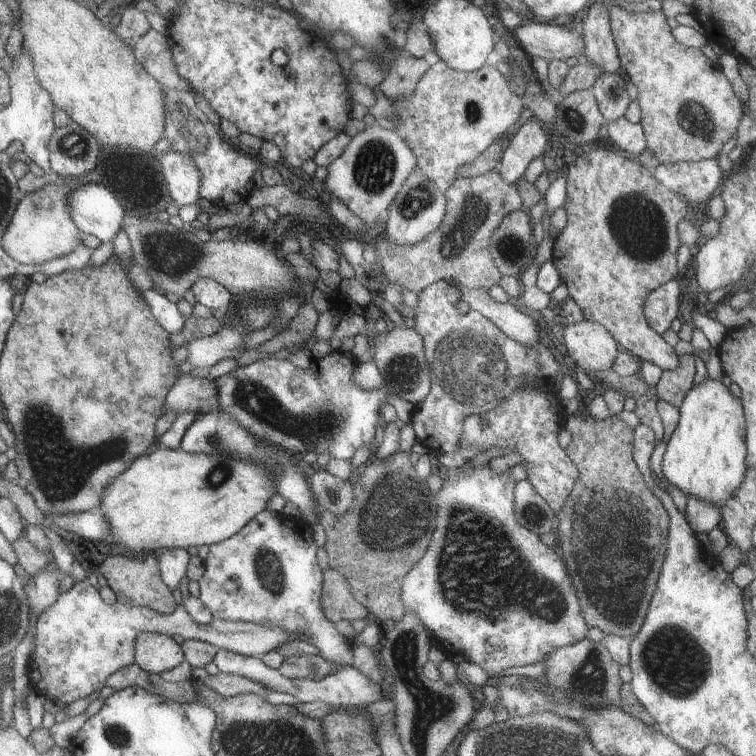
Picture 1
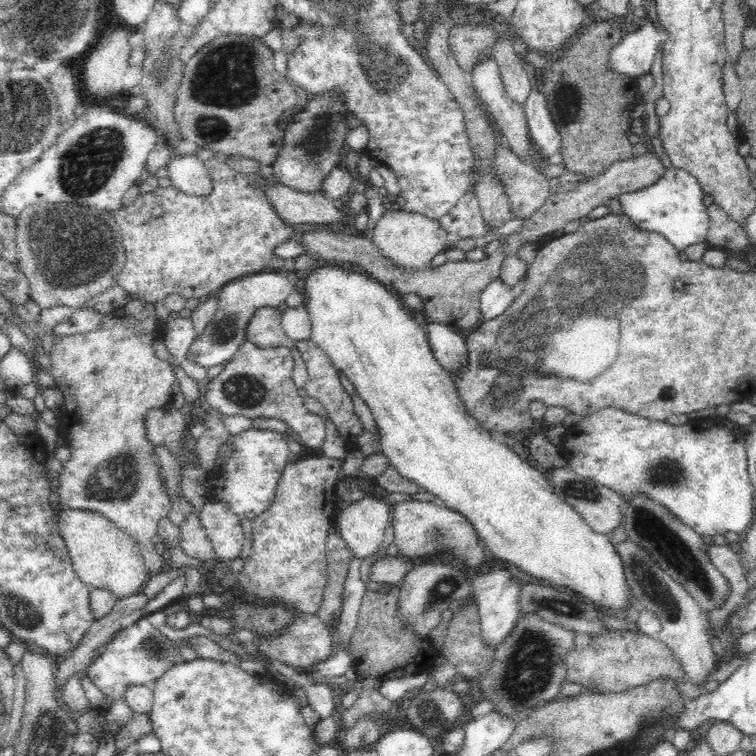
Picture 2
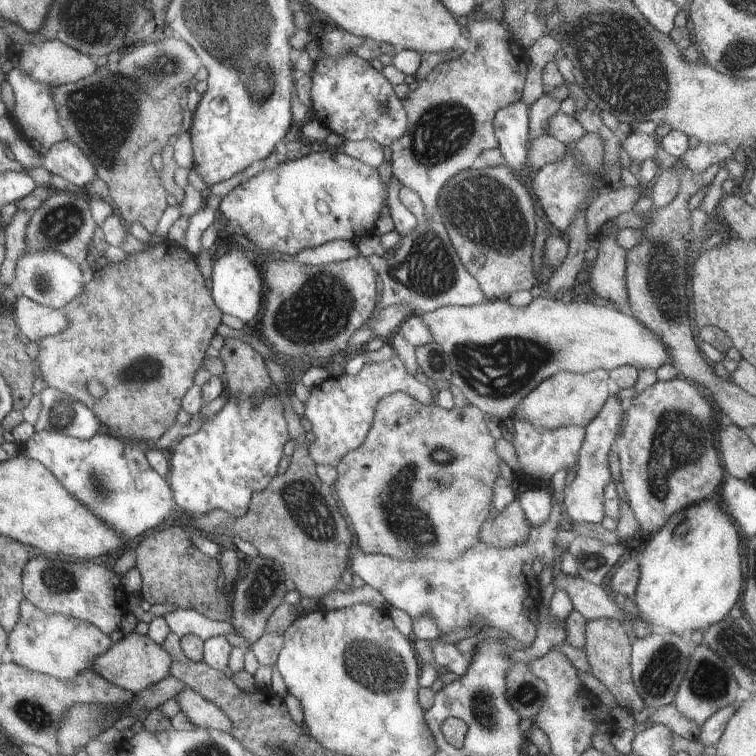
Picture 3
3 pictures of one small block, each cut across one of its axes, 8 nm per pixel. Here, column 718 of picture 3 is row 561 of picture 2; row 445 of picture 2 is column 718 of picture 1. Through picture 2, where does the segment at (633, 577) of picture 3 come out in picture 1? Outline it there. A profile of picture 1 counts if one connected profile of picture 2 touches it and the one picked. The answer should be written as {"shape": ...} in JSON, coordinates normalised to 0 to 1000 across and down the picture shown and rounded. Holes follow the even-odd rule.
{"shape":[[[934,499],[915,512],[899,538],[899,556],[878,599],[874,626],[910,655],[907,684],[921,705],[937,706],[954,696],[954,669],[976,648],[991,606],[981,534],[955,505]]]}

